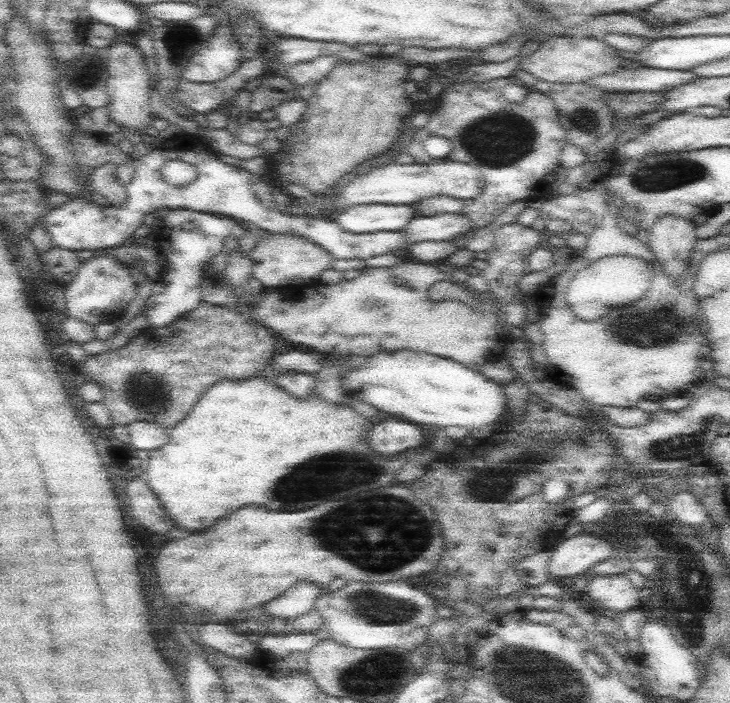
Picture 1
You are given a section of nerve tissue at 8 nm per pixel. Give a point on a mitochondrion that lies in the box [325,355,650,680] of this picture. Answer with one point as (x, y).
(371, 607)

